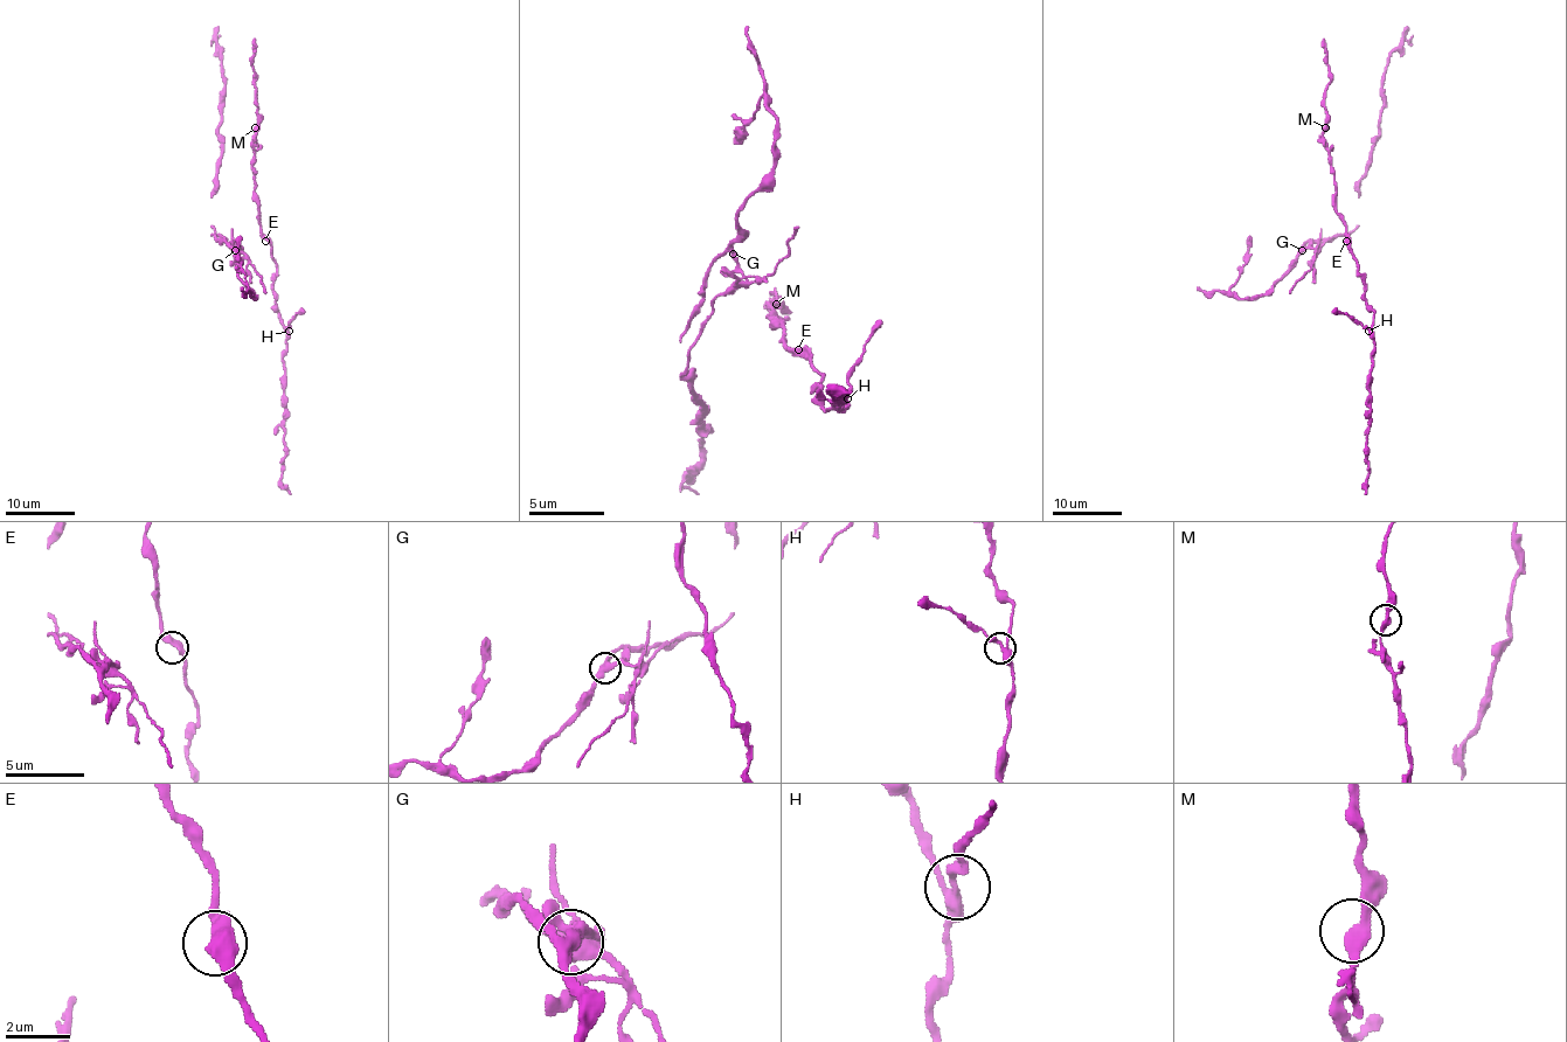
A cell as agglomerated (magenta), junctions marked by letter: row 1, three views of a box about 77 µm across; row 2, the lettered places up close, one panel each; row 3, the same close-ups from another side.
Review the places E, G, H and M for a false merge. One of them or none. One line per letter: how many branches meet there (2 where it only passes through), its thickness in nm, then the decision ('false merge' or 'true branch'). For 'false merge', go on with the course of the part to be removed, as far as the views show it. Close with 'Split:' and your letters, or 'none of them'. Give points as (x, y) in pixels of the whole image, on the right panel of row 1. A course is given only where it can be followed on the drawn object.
E: 2 branches meet; 420 nm thick; true branch
G: 3 branches meet; 320 nm thick; false merge; foreign part runs (1302, 249), (1319, 248), (1358, 224)
H: 3 branches meet; 300 nm thick; true branch
M: 2 branches meet; 340 nm thick; true branch
Split: G

